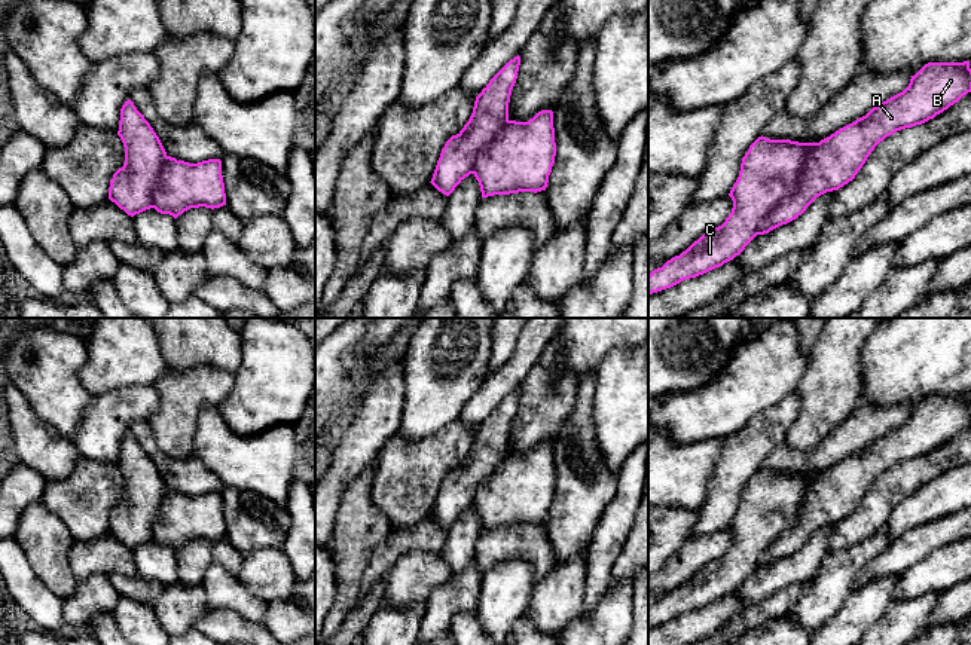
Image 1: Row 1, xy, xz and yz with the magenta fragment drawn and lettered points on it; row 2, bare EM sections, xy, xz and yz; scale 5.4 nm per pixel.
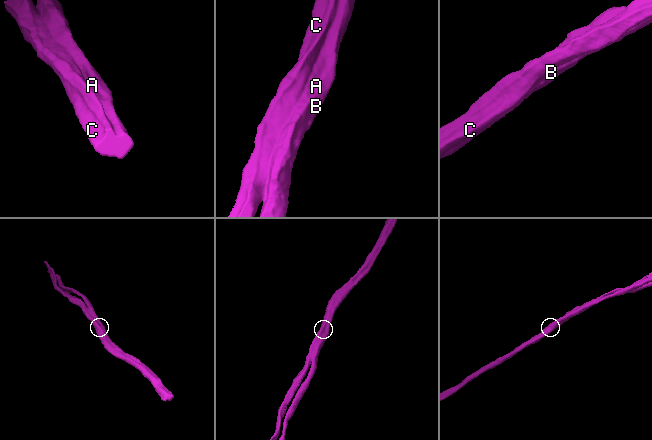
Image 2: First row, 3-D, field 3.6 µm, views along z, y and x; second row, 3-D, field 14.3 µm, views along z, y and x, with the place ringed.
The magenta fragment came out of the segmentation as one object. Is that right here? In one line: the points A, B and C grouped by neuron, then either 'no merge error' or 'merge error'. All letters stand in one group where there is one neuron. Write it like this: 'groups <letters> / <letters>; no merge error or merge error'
groups A B / C; merge error

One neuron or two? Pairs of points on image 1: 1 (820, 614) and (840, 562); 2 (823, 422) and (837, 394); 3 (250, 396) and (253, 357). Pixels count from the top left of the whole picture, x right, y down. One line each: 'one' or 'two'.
1: one
2: one
3: one

